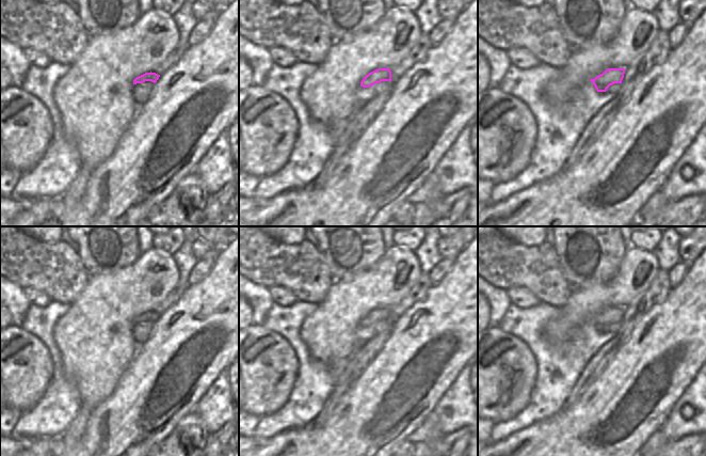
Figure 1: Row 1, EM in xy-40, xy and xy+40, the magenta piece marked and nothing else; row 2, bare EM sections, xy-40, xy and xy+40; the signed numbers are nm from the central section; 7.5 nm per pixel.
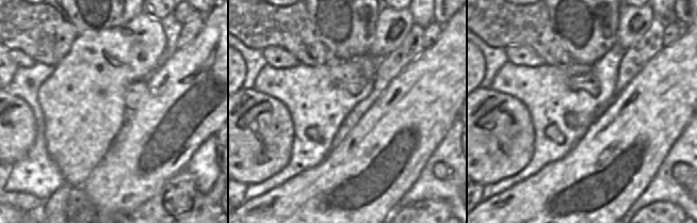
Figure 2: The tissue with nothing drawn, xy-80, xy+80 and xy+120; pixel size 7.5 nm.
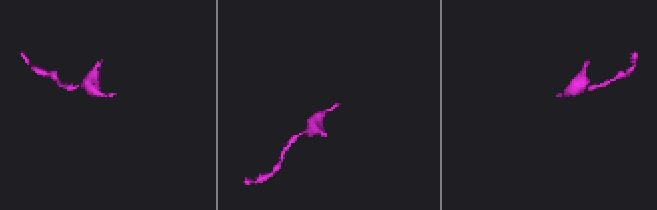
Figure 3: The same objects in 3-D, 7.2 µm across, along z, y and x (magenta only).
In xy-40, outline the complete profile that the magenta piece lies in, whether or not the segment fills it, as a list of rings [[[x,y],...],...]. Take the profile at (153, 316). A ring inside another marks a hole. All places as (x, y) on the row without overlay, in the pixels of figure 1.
[[[150,311],[133,319],[133,339],[139,346],[146,343],[159,316],[160,314]]]

